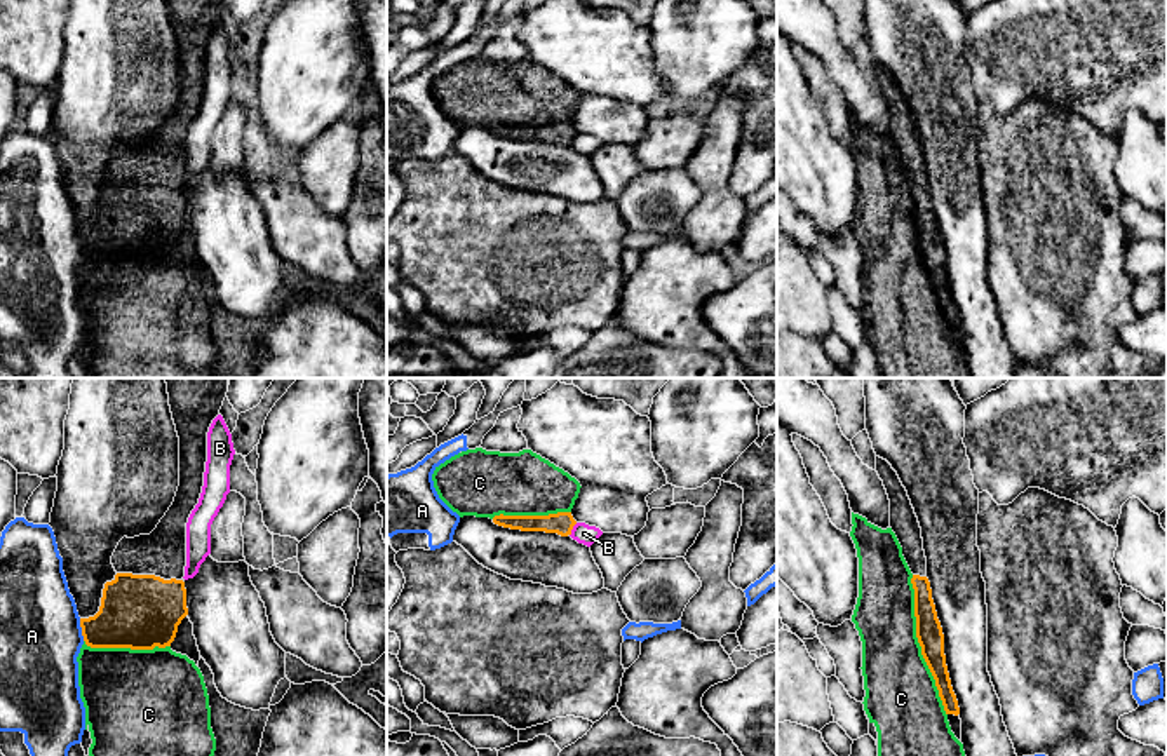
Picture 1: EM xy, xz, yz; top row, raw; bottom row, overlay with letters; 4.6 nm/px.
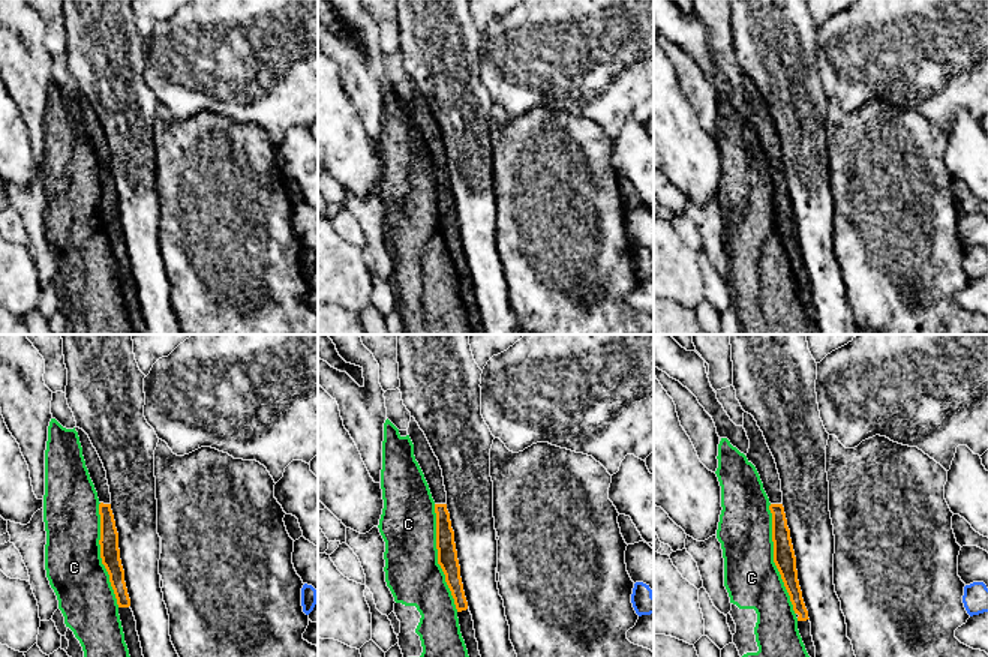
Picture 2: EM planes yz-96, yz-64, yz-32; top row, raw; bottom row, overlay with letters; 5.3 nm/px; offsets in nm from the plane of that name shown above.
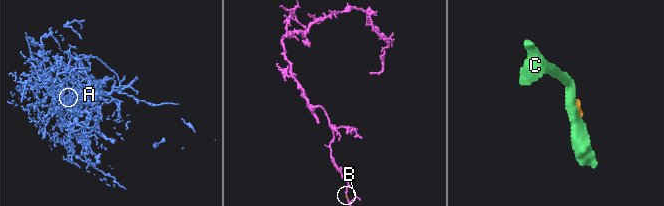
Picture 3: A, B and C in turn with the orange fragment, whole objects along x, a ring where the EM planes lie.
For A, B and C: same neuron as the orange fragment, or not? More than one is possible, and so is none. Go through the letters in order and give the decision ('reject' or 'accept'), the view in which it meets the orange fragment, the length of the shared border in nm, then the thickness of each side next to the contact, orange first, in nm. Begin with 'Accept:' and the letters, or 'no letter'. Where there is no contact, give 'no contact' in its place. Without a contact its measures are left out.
Accept: no letter
A: reject; contact in xy; length 110 nm; calibres 320 and 380 nm
B: reject; contact in xz; length 70 nm; calibres 110 and 90 nm
C: reject; contact in yz; length 650 nm; calibres 120 and 340 nm

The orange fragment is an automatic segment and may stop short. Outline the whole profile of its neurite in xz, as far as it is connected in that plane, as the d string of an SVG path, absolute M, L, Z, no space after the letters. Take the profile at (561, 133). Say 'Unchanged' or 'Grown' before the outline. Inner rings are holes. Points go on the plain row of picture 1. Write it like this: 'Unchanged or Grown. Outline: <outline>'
Unchanged. Outline: M557 122L549 125L495 125L493 132L510 139L521 141L545 141L557 143L561 146L571 145L577 131L571 122Z

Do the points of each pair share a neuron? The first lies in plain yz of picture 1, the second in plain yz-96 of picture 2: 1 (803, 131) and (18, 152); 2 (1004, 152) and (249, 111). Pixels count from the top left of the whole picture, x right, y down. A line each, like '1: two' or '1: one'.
1: one
2: two

